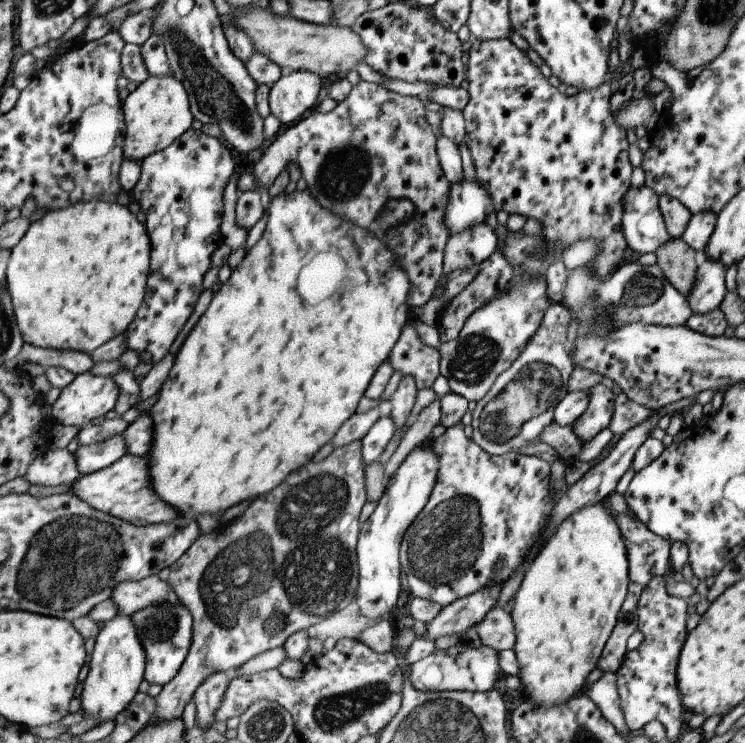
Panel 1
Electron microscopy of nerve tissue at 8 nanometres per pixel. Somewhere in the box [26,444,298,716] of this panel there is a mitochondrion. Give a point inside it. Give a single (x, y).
(162, 623)

